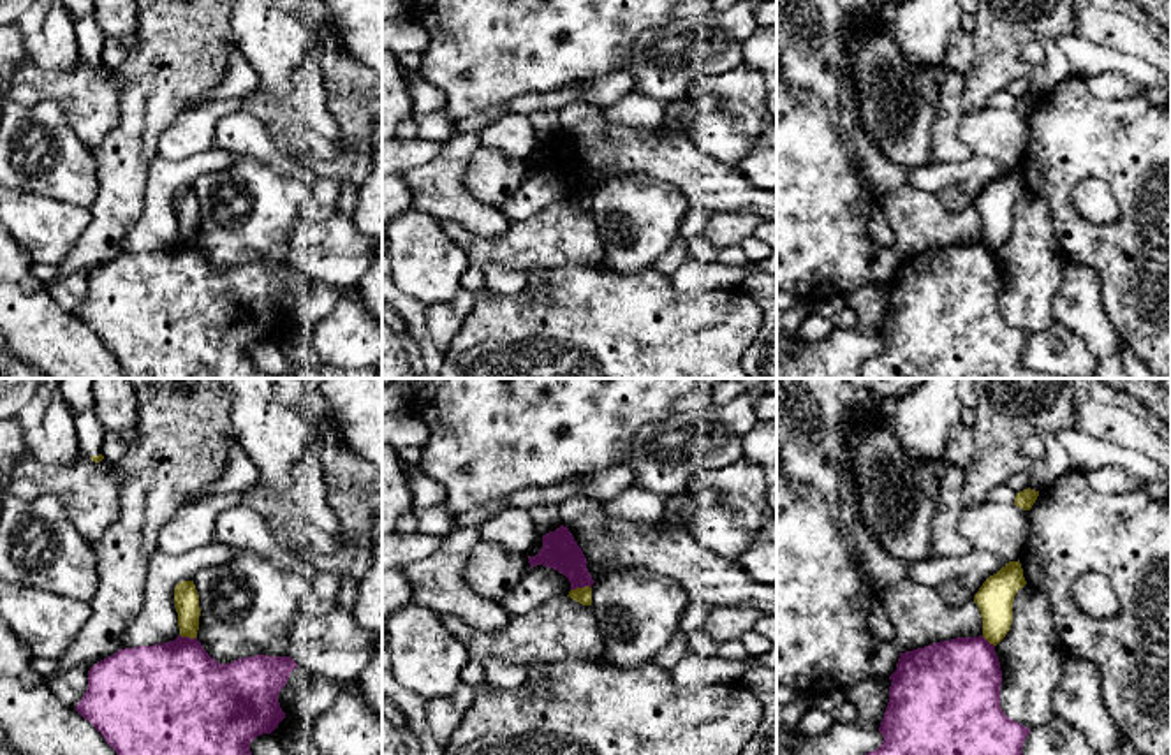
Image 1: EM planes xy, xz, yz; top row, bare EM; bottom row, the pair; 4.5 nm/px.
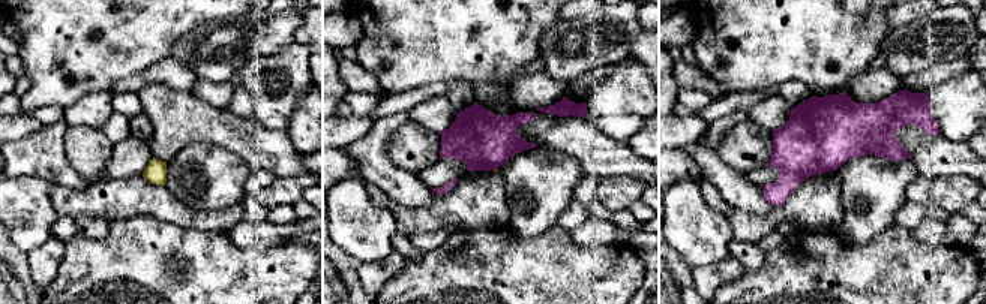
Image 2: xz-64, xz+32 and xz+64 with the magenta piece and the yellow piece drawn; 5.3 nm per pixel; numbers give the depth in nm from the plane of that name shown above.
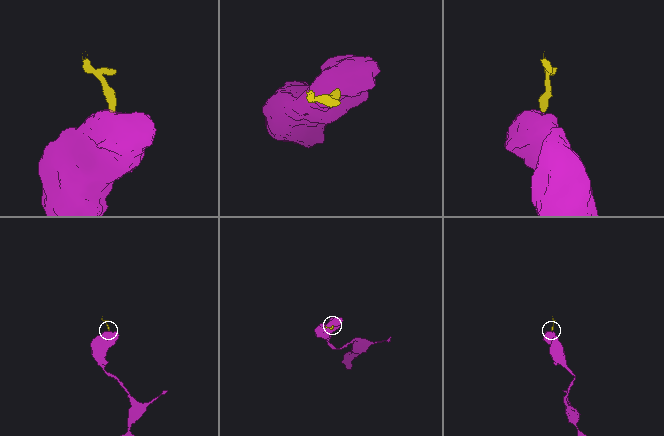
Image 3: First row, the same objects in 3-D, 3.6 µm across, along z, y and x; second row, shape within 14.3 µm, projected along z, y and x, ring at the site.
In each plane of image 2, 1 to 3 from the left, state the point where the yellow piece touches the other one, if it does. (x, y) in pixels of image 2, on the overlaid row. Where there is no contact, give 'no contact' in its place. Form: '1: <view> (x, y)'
1: no contact
2: xz+32 (494, 168)
3: no contact

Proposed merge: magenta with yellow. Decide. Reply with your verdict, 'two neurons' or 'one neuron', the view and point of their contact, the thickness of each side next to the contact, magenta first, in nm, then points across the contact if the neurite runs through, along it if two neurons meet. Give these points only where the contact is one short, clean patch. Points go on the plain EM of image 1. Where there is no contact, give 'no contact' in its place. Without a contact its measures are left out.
two neurons; meets magenta in xz at (580, 192); 170 nm thick on the magenta side, 80 nm on the other; border along xz (590, 192), (571, 196)

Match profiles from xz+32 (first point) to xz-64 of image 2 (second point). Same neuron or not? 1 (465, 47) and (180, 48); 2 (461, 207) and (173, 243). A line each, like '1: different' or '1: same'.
1: different
2: different

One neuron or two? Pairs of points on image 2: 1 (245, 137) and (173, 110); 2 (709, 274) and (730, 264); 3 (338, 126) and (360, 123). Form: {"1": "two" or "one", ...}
{"1": "one", "2": "one", "3": "one"}

